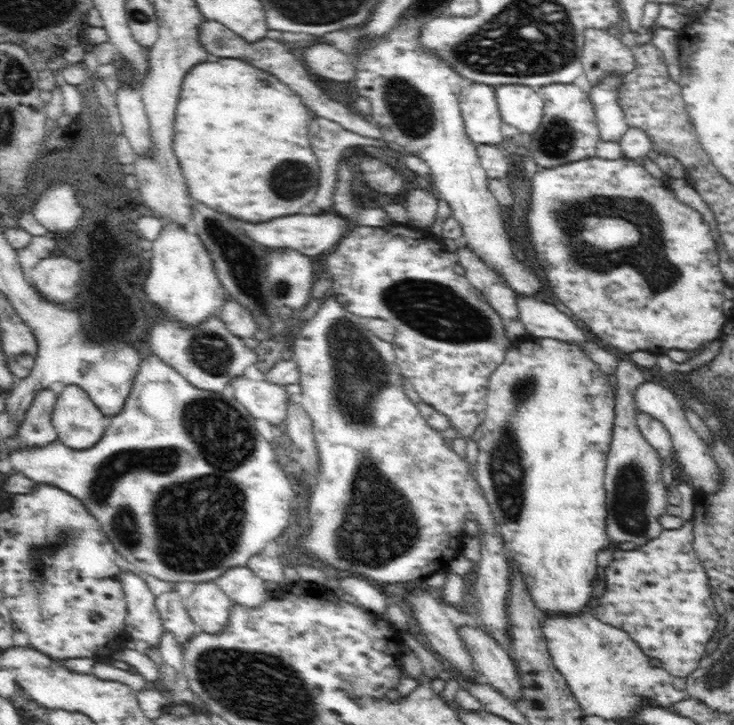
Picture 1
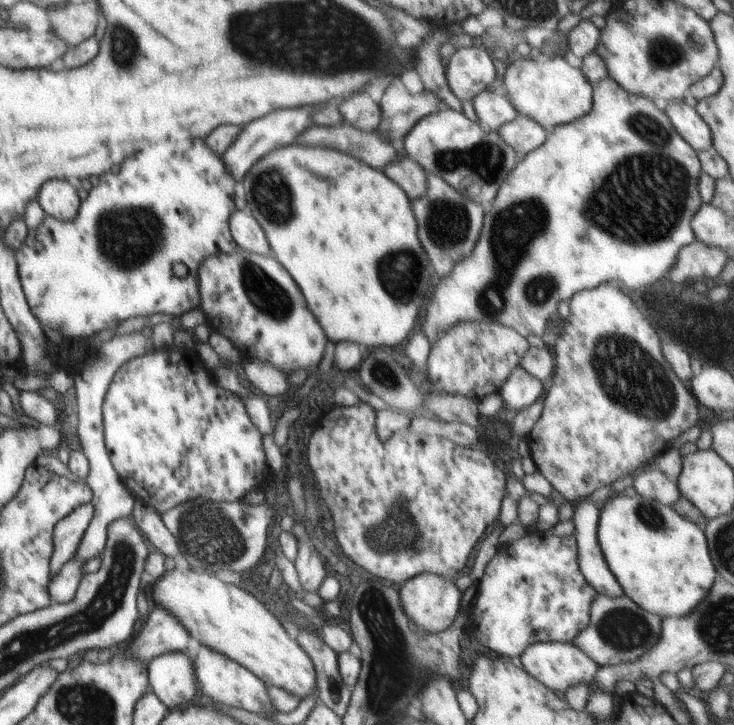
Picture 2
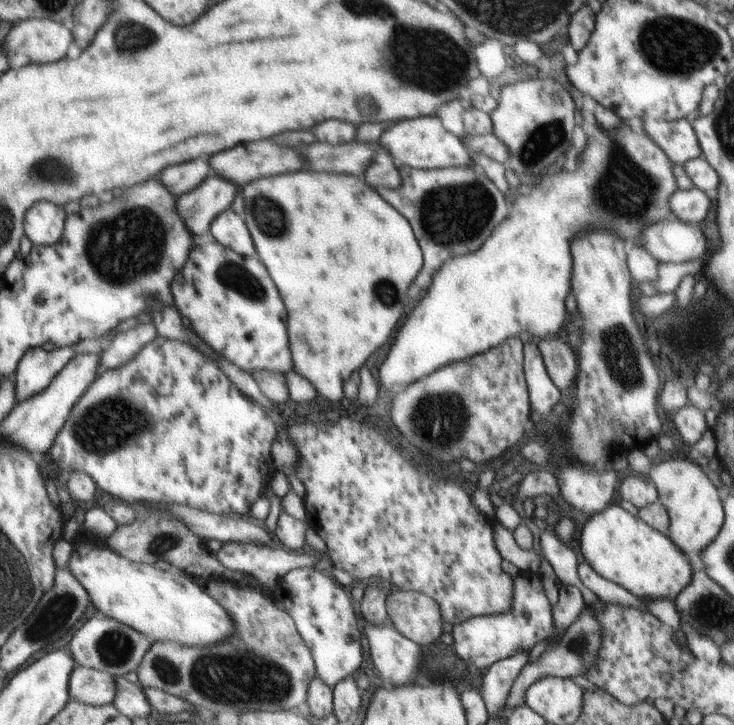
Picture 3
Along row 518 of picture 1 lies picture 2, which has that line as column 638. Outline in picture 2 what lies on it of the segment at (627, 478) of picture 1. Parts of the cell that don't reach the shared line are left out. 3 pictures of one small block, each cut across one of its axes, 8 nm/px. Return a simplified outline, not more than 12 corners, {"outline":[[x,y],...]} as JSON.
{"outline":[[597,595],[574,644],[599,667],[633,663],[662,618]]}

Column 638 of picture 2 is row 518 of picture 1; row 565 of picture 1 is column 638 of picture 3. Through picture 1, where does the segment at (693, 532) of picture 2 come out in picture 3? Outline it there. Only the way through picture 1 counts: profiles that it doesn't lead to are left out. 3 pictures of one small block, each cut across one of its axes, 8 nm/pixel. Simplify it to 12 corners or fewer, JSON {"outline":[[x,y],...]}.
{"outline":[[609,504],[579,526],[598,576],[644,600],[674,601],[686,554]]}

